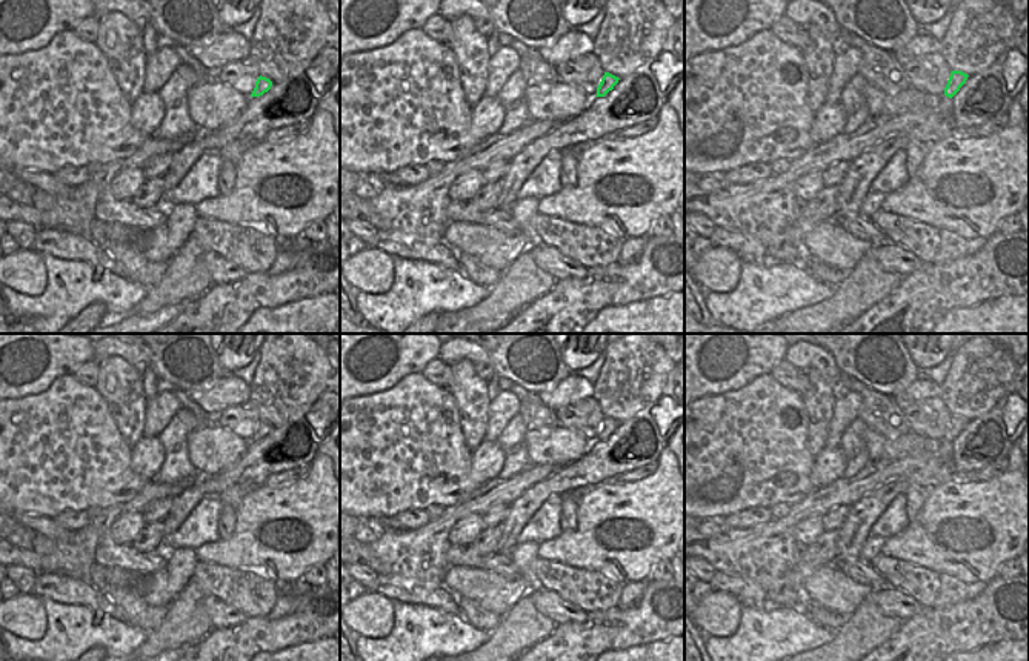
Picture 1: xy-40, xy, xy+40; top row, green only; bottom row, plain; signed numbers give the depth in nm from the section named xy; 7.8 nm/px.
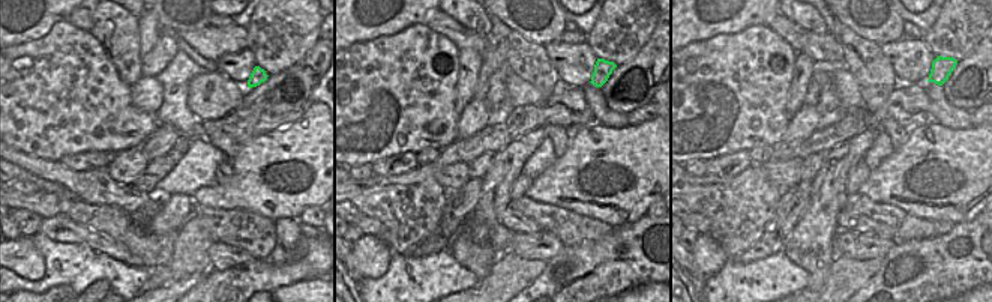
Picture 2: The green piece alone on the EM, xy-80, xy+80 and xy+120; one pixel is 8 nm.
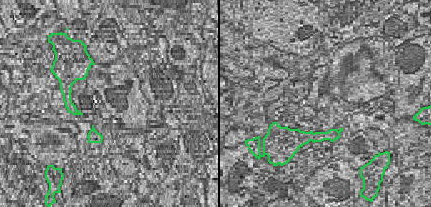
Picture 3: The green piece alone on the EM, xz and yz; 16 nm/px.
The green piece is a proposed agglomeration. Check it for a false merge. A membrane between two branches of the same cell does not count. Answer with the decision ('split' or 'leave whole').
leave whole

